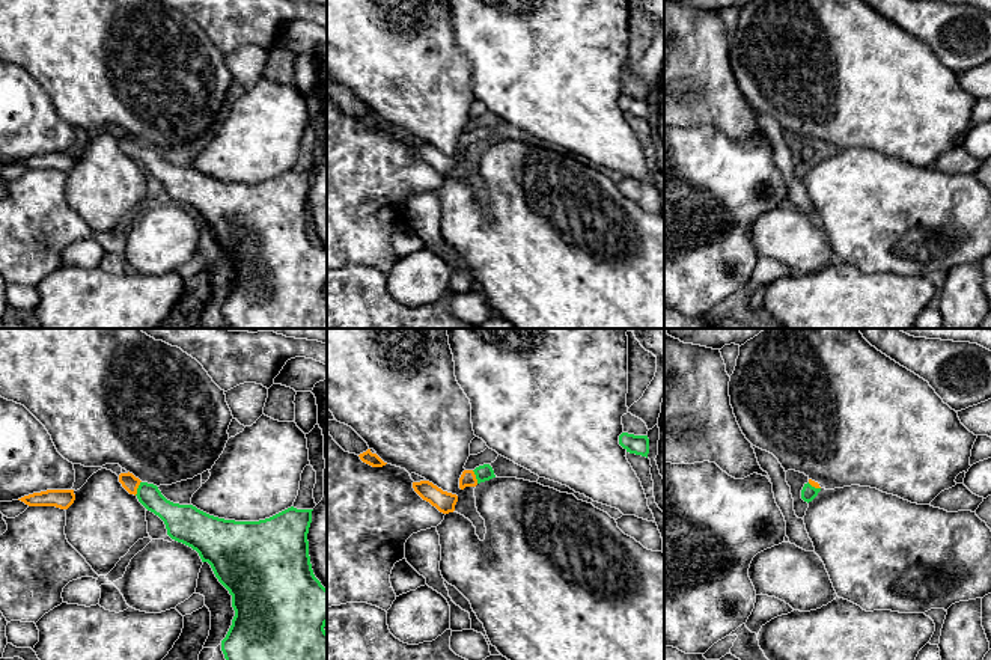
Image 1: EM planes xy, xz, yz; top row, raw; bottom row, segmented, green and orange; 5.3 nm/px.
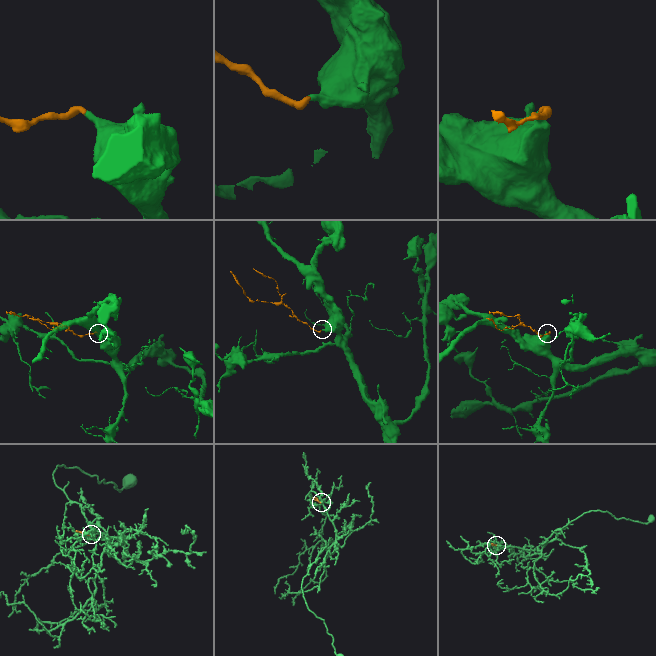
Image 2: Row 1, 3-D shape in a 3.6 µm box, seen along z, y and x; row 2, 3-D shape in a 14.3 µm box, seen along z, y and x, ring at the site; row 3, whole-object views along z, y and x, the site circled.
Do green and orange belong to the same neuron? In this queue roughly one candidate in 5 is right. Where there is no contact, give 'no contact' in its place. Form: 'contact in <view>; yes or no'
contact in xy; yes

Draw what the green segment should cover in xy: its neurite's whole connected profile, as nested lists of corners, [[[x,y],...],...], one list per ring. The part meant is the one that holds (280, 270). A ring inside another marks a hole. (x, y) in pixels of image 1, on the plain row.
[[[130,134],[119,145],[164,184],[172,202],[196,212],[232,258],[235,279],[221,303],[229,328],[327,328],[327,252],[313,237],[307,203],[313,172],[291,169],[265,182],[235,184],[173,166]]]

